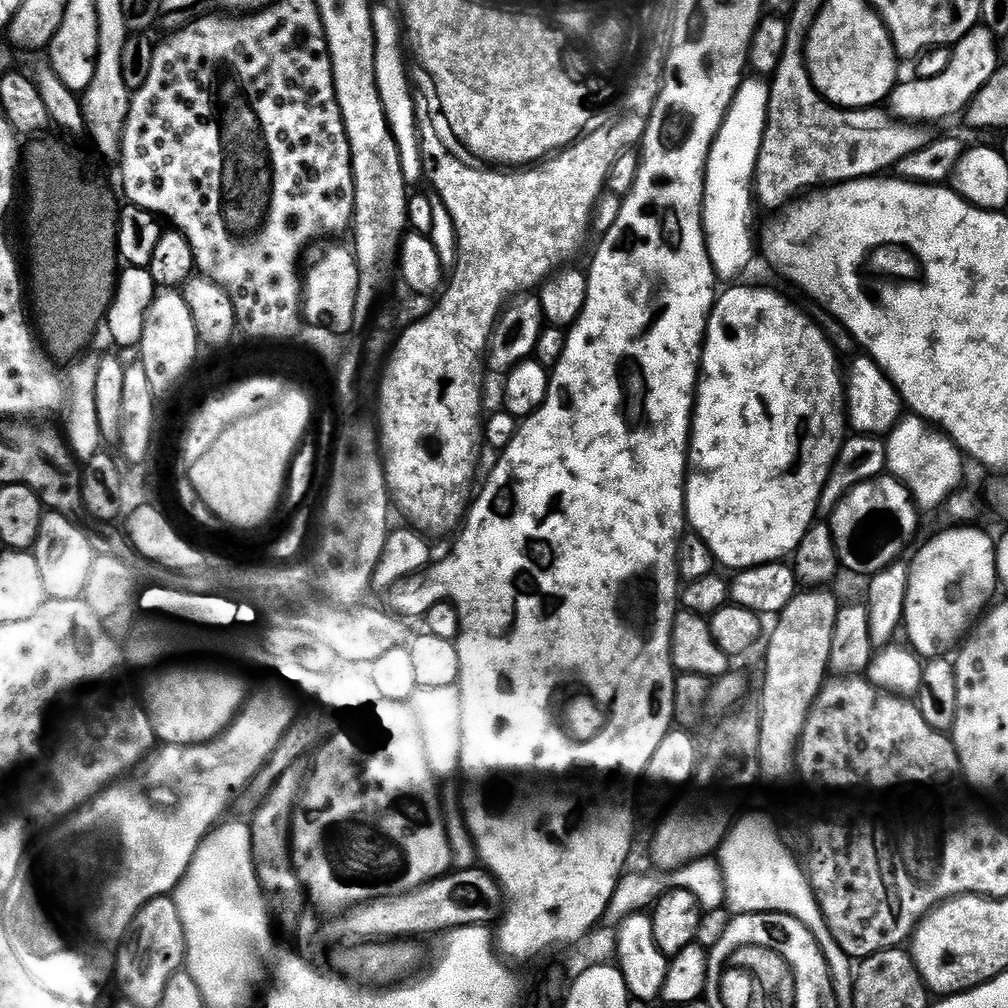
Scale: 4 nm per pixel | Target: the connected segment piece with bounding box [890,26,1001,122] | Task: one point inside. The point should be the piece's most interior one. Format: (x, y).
(974, 60)

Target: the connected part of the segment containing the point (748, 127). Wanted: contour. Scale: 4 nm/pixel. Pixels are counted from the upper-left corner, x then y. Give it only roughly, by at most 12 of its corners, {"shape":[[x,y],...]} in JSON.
{"shape":[[740,82],[704,169],[720,282],[752,264],[754,177],[770,84]]}

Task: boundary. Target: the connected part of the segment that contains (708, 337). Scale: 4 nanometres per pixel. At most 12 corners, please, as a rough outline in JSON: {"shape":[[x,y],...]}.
{"shape":[[772,288],[716,297],[686,520],[795,553],[846,439],[841,357]]}

